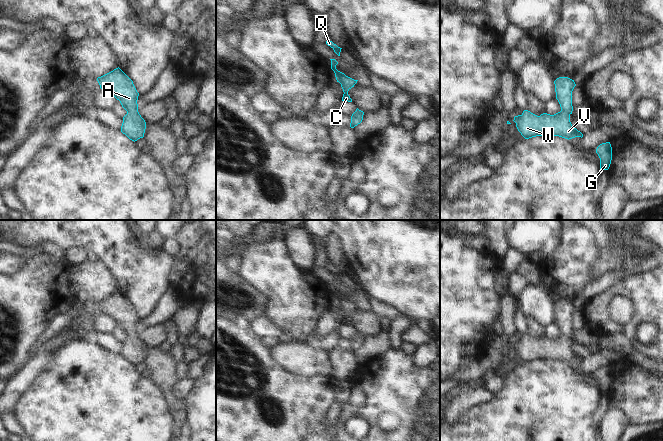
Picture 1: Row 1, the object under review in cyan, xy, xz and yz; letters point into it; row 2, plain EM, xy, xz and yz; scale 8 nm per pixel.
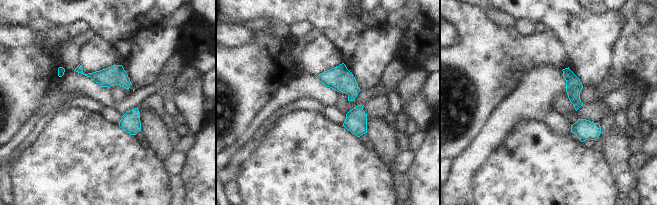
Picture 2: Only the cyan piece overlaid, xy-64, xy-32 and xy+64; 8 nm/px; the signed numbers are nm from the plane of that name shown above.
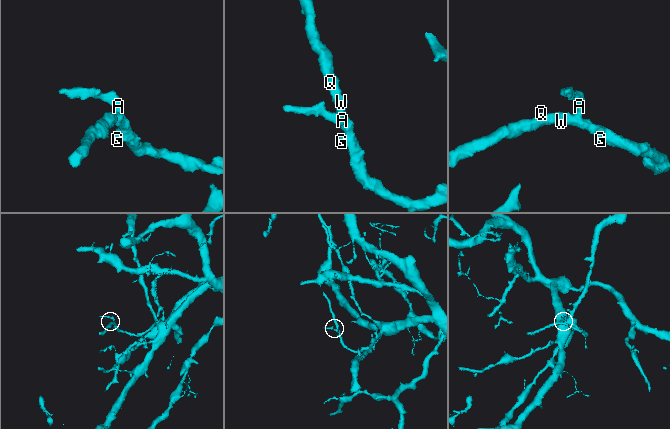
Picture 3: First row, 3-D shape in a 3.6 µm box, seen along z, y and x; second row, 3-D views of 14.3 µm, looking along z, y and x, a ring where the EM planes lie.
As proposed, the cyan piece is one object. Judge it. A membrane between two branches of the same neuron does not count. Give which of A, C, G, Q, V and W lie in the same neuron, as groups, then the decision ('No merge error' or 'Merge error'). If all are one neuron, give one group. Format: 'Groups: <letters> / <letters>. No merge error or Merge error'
Groups: A C G Q V W. No merge error

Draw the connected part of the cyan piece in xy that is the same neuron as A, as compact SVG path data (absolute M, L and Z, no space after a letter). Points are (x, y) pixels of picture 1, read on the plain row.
M119 291L98 301L97 305L100 312L112 318L127 335L123 341L121 356L134 366L143 362L146 346L138 336L139 317L133 305Z

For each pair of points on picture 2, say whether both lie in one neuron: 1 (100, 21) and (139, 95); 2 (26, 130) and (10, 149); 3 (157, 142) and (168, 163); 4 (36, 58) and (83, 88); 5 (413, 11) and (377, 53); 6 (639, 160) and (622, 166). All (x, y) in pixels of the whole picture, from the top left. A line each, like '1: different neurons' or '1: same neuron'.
1: different neurons
2: same neuron
3: different neurons
4: different neurons
5: different neurons
6: different neurons

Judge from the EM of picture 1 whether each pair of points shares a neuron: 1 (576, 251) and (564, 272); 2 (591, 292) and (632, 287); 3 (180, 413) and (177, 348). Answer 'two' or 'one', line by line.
1: one
2: two
3: two

